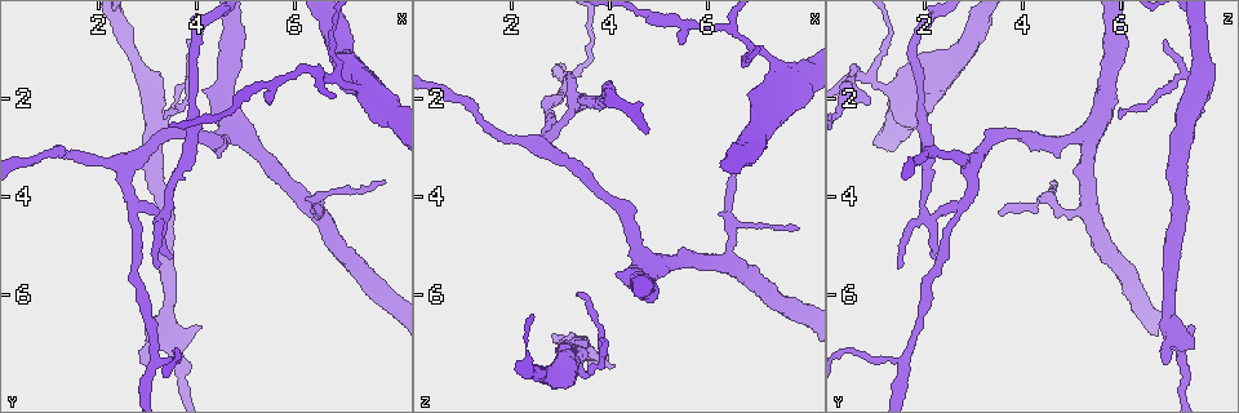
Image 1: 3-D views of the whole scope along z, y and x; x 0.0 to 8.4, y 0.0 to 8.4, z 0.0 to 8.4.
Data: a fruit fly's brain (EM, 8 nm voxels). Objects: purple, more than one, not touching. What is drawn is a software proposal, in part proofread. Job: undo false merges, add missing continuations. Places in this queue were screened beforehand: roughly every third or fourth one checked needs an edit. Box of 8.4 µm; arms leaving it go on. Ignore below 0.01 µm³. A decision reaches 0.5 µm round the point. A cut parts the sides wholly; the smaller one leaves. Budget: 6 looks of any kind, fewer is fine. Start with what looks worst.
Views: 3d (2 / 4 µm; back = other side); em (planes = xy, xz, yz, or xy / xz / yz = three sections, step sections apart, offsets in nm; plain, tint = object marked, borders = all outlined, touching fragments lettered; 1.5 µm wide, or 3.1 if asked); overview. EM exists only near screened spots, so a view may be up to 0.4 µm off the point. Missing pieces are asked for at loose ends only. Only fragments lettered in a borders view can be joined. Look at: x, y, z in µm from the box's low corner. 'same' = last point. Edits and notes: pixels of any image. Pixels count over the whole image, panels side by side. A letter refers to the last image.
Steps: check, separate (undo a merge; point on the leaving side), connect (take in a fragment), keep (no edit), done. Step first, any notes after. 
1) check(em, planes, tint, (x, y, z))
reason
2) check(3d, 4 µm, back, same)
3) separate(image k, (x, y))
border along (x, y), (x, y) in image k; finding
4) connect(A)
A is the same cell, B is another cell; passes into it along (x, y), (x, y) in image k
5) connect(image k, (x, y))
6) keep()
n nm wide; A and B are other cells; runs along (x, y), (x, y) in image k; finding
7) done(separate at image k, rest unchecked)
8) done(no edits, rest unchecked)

check(em, planes, borders, (3.30, 2.40, 6.00))

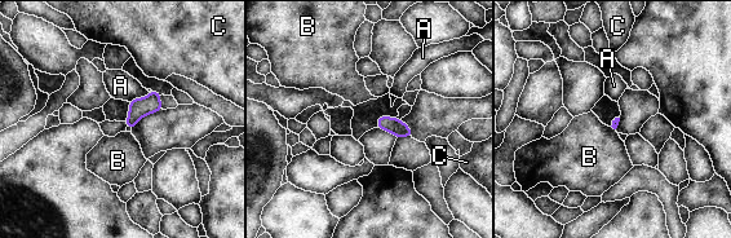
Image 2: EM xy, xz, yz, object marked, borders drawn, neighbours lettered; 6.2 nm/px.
keep()
A, B and C are other cells; border along (611, 126), (615, 129) in image 2; no lettered fragment goes on from it

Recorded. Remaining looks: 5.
check(3d, 2 µm, (7.85, 3.75, 4.75))

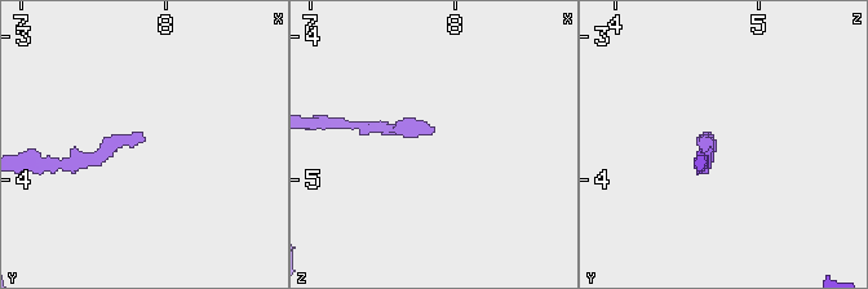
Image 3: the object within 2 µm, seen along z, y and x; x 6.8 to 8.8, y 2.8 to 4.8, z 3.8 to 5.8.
check(em, planes, borders, (7.84, 3.74, 4.66))

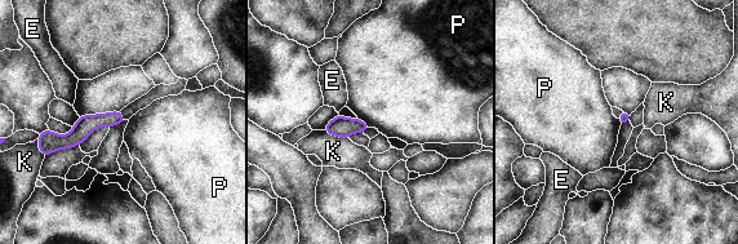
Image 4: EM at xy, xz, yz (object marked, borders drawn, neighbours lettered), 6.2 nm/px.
keep()
K touches over 160 nm; E, K and P are other cells; runs along (119, 118), (92, 122), (71, 140), (47, 137) in image 4; no lettered fragment goes on from it

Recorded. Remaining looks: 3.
check(em, planes, borders, (3.25, 5.45, 1.45))
thin end

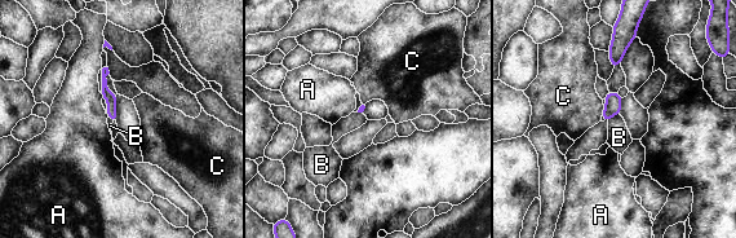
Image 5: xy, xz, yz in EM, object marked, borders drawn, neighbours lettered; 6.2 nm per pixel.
keep()
A, B and C are other cells; border along (604, 105), (602, 114) in image 5; no lettered fragment goes on from it

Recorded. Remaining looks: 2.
done(no edits, rest unchecked)

